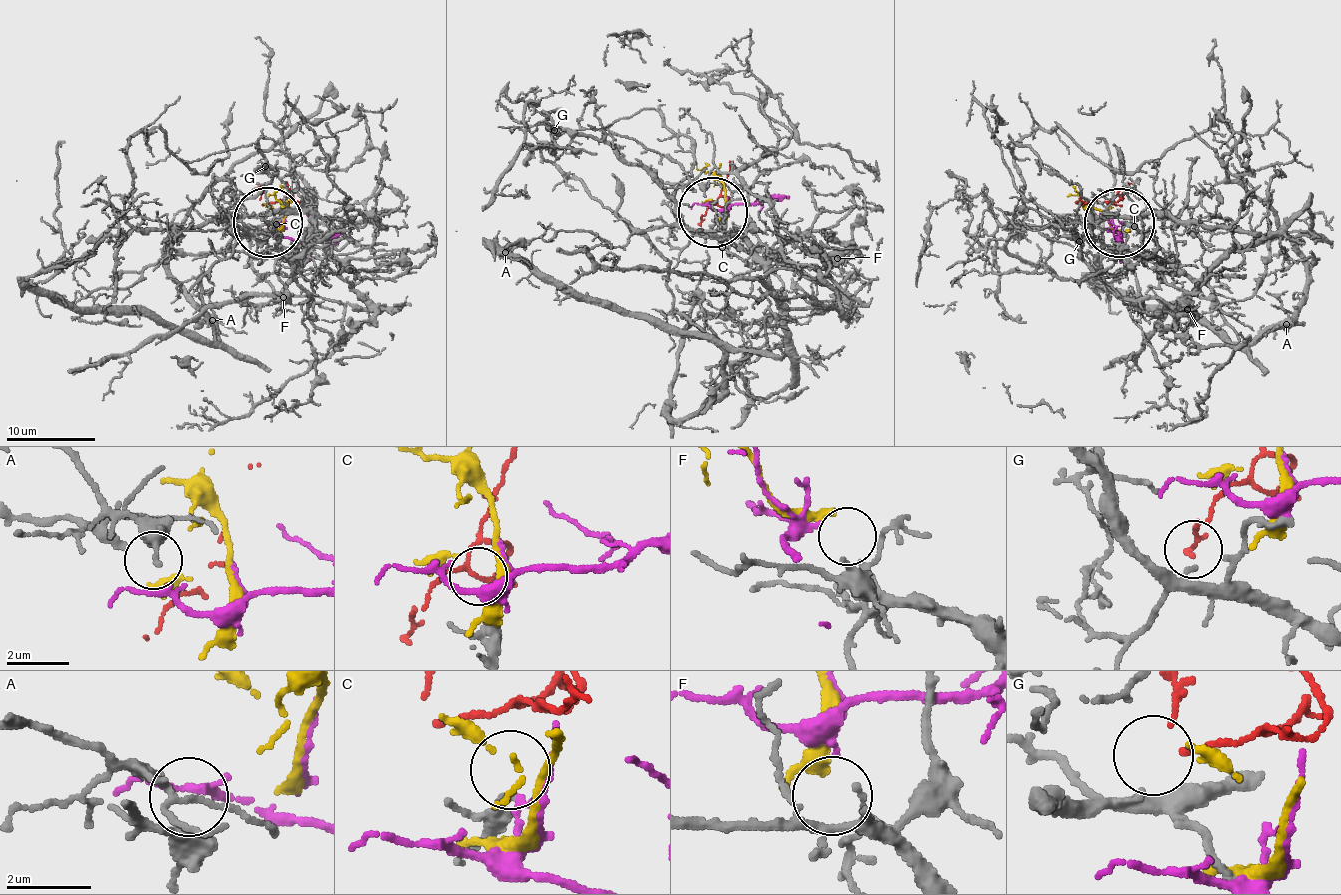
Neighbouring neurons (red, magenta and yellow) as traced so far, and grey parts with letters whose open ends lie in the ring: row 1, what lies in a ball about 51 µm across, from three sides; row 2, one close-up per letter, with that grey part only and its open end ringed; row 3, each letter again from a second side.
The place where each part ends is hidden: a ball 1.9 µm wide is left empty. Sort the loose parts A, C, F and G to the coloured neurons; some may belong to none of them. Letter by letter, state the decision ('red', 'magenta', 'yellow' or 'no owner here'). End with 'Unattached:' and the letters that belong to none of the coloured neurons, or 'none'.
A: magenta
C: no owner here
F: yellow
G: red
Unattached: C

